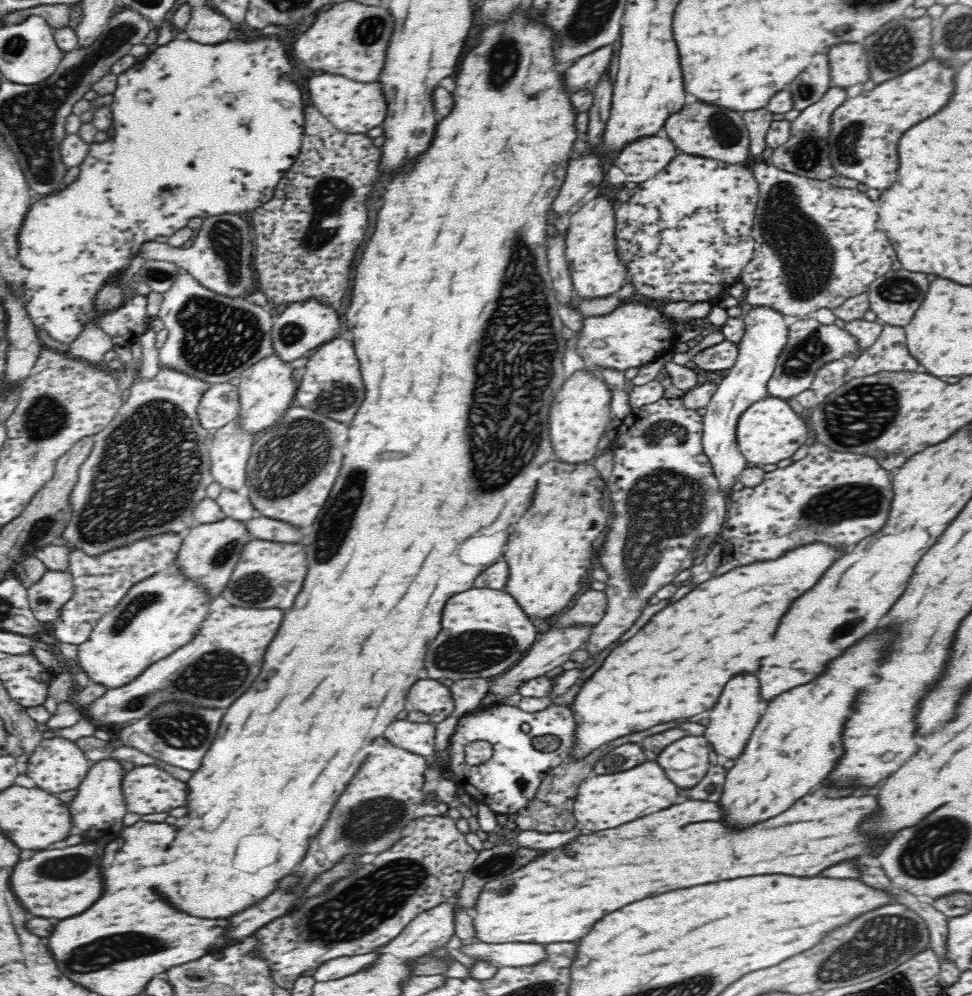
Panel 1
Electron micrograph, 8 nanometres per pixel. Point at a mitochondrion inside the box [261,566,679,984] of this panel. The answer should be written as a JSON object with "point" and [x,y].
{"point":[381,894]}

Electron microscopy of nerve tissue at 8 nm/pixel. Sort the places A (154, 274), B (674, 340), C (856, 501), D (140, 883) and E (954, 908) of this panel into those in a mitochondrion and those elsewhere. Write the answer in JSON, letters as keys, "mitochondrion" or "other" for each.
{"A":"mitochondrion","B":"other","C":"mitochondrion","D":"other","E":"other"}

